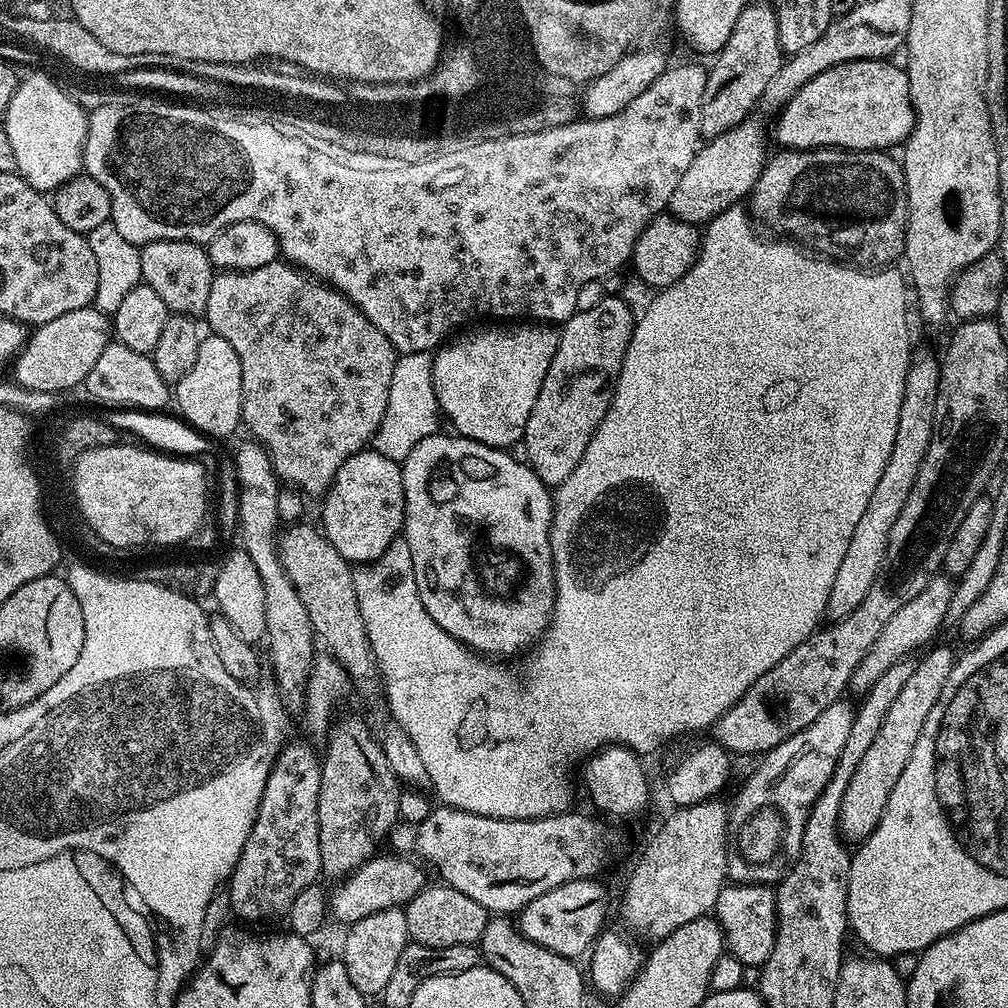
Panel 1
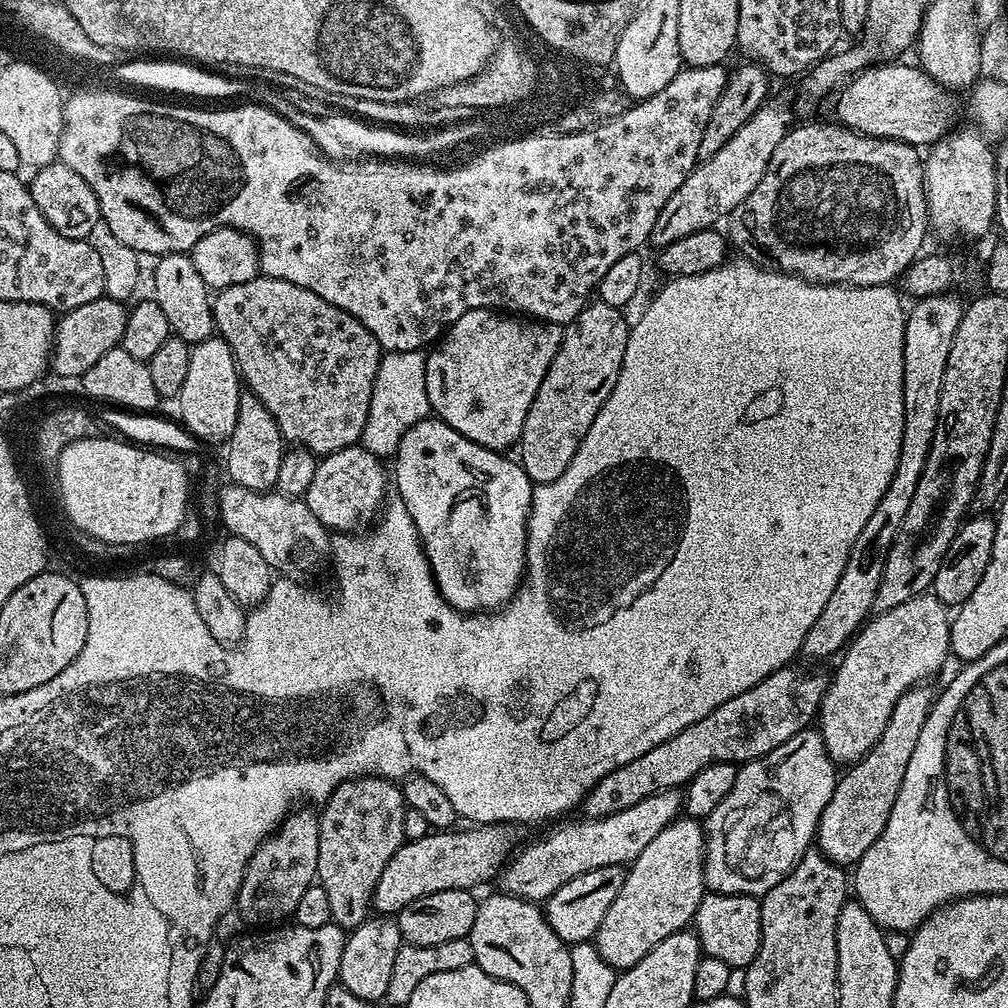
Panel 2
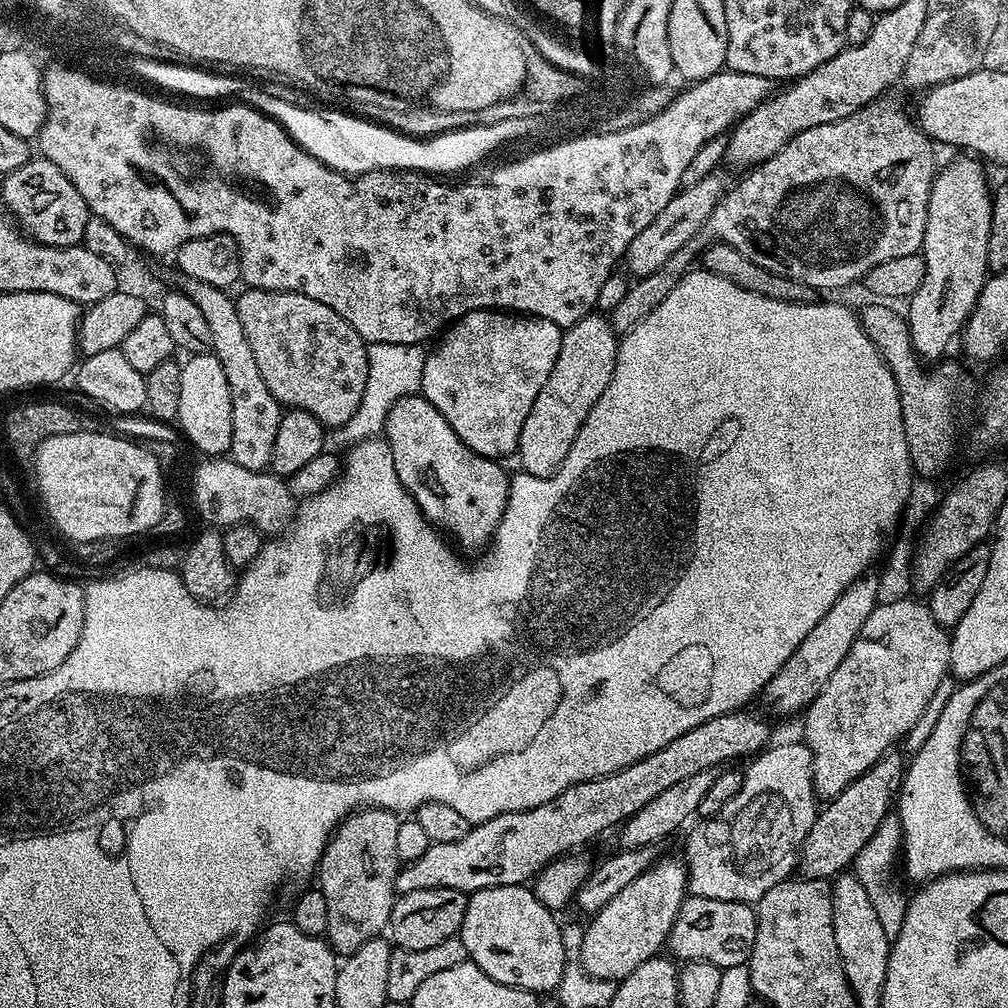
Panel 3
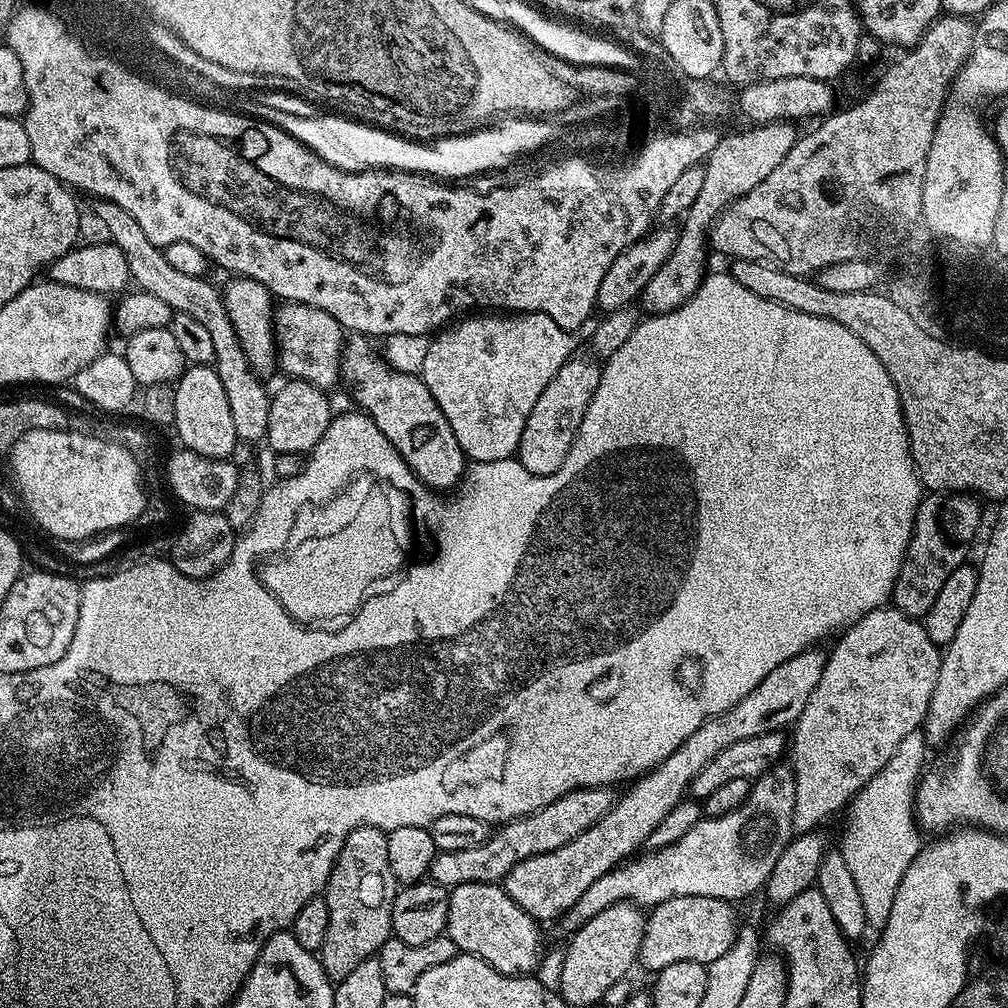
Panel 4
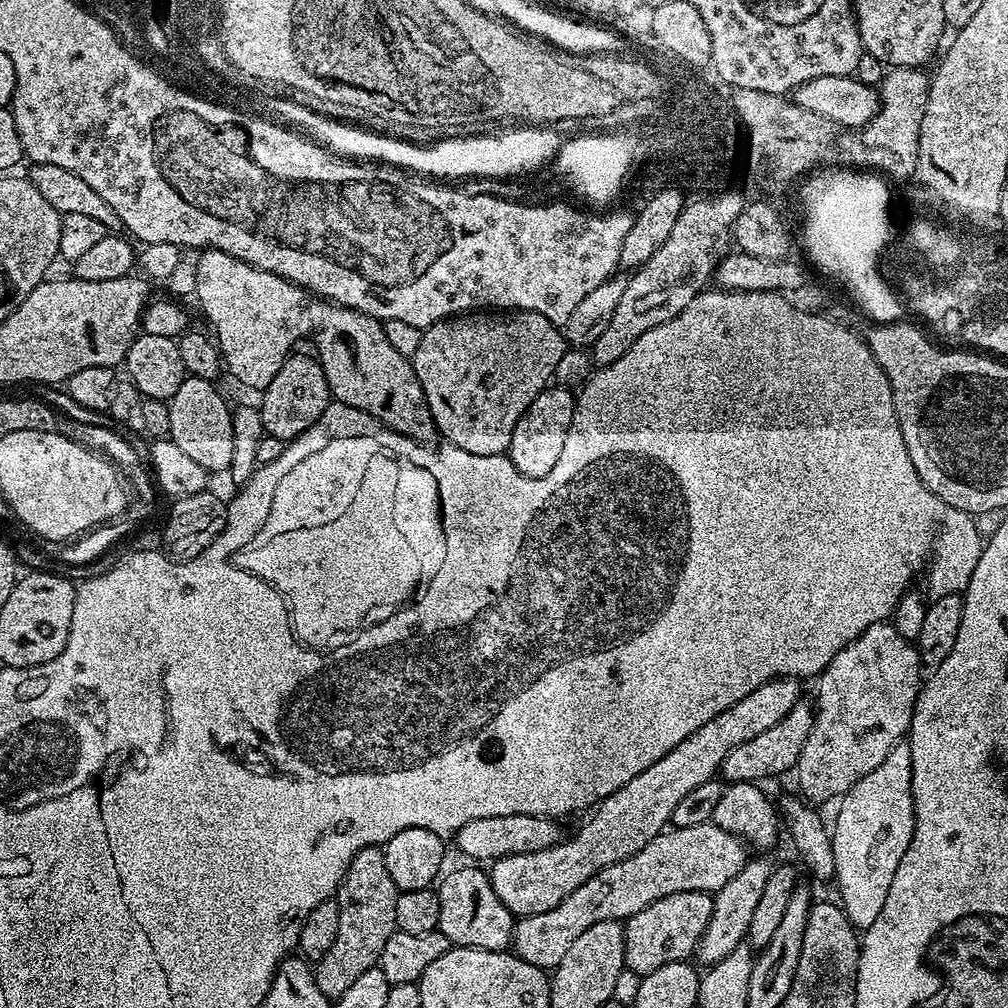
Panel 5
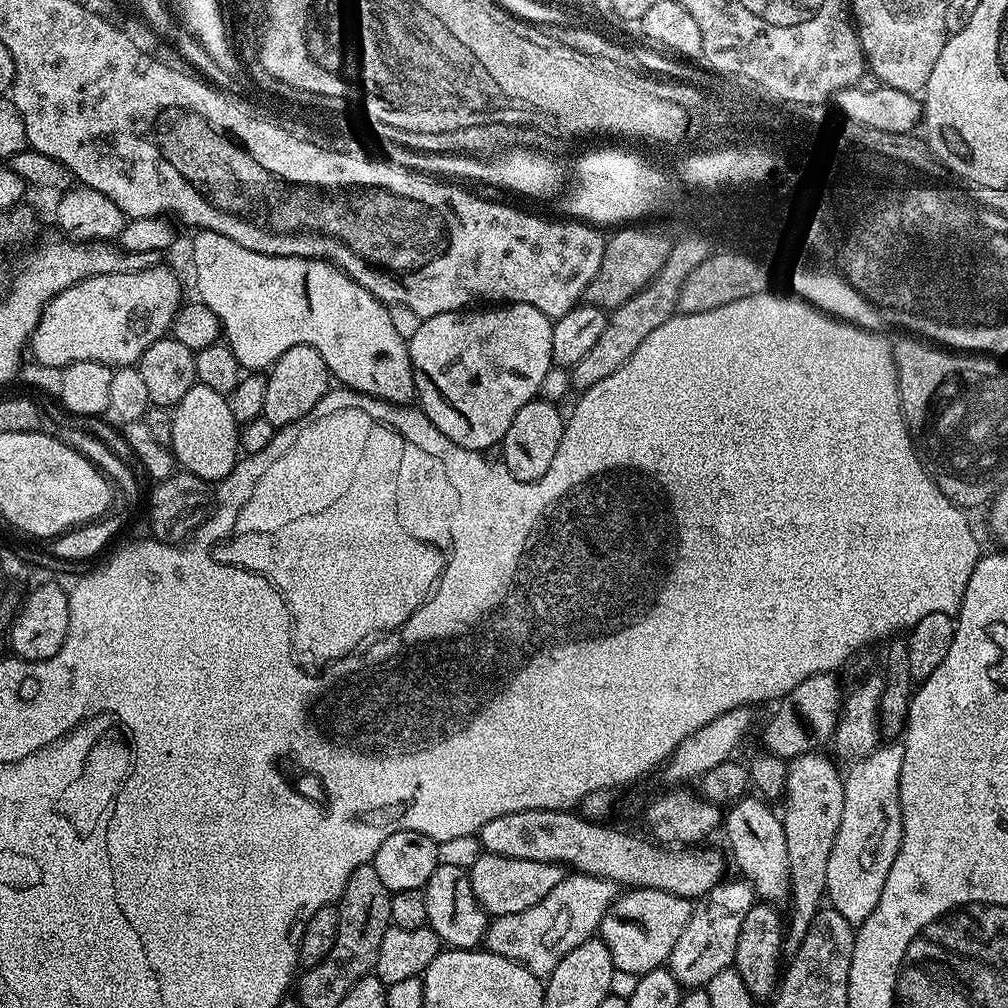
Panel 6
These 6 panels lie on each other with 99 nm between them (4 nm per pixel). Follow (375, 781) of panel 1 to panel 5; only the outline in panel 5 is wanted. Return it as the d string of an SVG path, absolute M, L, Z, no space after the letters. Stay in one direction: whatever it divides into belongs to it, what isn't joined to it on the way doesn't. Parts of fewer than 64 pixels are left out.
M376 846L358 850L334 897L338 906L338 934L334 938L334 946L326 950L314 968L316 985L322 994L330 998L346 994L347 988L361 974L379 965L386 938L397 931L394 914L397 895L398 889L386 870L383 851Z

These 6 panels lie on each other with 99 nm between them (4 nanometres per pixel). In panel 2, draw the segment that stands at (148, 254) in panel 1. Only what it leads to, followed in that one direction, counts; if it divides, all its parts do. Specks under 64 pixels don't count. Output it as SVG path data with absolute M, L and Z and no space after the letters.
M169 252L166 256L161 256L155 261L156 269L152 272L152 288L154 299L158 306L162 306L162 311L166 314L166 322L170 322L172 327L171 335L177 336L179 340L185 340L188 345L200 344L203 340L213 339L216 332L216 323L212 317L212 301L210 290L206 282L202 282L198 270L194 270L194 262L191 255L182 252Z

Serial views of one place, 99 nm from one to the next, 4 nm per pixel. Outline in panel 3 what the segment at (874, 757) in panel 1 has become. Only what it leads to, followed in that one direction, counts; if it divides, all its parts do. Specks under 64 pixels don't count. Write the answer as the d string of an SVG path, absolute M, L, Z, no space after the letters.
M899 751L887 752L866 774L852 780L842 794L827 801L817 811L814 826L806 834L804 844L798 853L798 872L805 880L823 880L835 878L855 865L862 846L866 846L874 830L884 819L888 808L893 807L897 799L900 782L906 771L906 760L899 756Z

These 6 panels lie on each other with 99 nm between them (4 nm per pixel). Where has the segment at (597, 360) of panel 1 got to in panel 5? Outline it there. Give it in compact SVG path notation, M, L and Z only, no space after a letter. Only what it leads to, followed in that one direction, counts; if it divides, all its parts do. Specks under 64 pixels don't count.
M549 386L540 392L538 398L530 402L522 418L518 418L518 426L514 426L514 434L506 453L512 466L526 478L542 478L550 474L562 454L562 446L566 443L566 434L570 430L575 409L576 396L567 387Z

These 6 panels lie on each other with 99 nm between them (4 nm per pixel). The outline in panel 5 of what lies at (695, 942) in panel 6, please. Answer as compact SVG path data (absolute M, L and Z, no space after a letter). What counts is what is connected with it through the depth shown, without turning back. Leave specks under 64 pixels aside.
M753 857L745 864L742 871L739 871L730 882L726 882L726 885L713 895L710 922L707 923L707 929L702 934L702 938L697 942L694 953L695 959L700 959L704 966L722 962L726 954L733 952L739 944L745 943L751 915L758 906L759 896L773 867L773 863L768 859Z

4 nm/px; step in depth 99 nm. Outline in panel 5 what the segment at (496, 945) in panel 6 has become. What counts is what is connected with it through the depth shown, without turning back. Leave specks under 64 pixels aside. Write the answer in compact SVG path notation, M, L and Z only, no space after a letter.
M711 822L662 831L629 860L598 870L590 882L582 882L574 894L562 898L554 910L519 917L512 925L511 951L521 960L530 962L530 966L555 970L574 938L578 938L582 930L594 926L594 922L623 922L650 906L650 902L675 892L715 894L743 870L749 859L749 849L739 838Z

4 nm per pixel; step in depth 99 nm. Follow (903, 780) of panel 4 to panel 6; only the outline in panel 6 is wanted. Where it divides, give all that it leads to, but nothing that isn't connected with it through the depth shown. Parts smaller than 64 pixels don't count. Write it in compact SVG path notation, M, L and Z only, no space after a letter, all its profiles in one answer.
M900 742L884 743L869 756L859 757L853 763L856 765L843 777L842 822L826 866L827 903L853 926L866 922L874 906L878 906L882 886L886 886L886 874L890 874L890 866L894 866L902 842L900 775L904 745Z

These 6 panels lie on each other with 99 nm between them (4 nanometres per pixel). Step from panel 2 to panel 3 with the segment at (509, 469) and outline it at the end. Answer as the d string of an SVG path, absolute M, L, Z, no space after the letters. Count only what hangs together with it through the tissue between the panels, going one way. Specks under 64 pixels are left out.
M423 394L407 396L390 406L382 436L394 462L394 470L398 470L401 486L418 502L428 523L441 533L449 537L452 535L468 552L479 553L487 549L508 501L510 476L509 473L504 473L504 468L500 465L503 463L490 456L478 456L474 450L470 450L466 442L462 442L458 434L454 434L450 422L446 422L442 414L438 414L436 407Z

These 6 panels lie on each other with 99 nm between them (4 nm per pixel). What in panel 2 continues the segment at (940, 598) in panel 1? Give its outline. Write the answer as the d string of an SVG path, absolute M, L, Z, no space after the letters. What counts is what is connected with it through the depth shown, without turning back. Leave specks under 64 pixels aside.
M929 590L910 598L910 602L902 602L902 606L873 615L852 637L846 651L839 657L836 673L831 673L818 713L818 731L833 764L855 764L871 750L878 738L882 738L882 730L886 730L886 722L890 722L890 712L898 698L902 698L906 690L931 681L940 671L942 662L950 654L951 629L949 609Z

